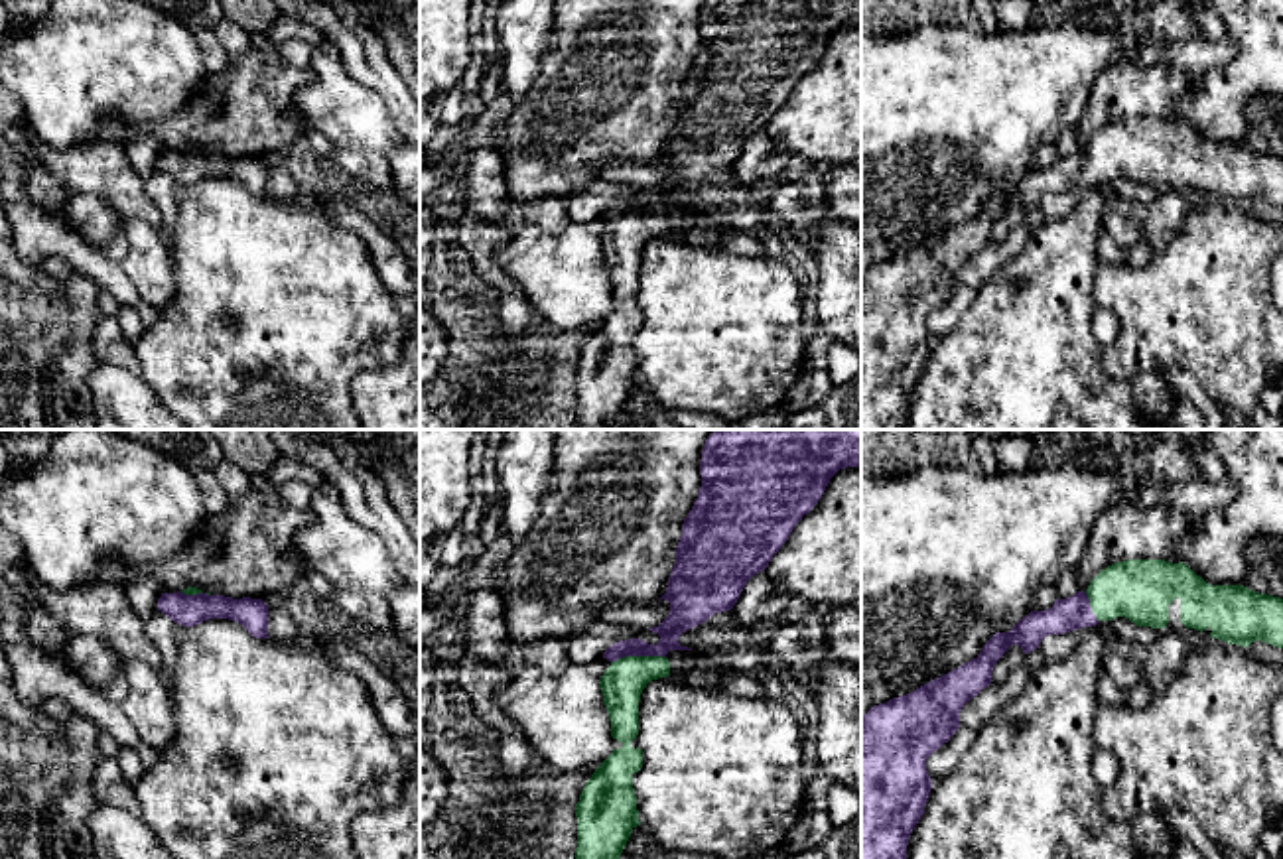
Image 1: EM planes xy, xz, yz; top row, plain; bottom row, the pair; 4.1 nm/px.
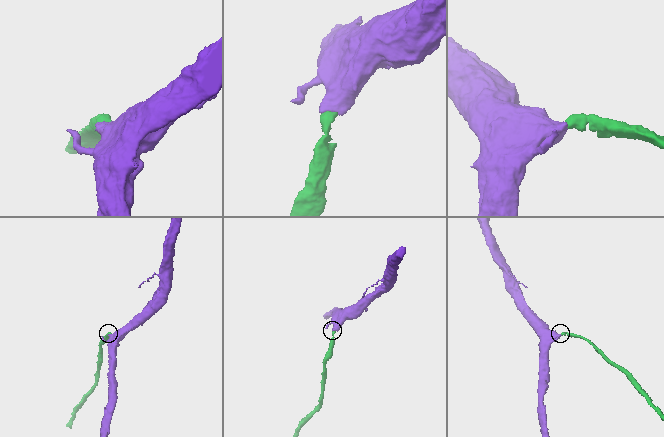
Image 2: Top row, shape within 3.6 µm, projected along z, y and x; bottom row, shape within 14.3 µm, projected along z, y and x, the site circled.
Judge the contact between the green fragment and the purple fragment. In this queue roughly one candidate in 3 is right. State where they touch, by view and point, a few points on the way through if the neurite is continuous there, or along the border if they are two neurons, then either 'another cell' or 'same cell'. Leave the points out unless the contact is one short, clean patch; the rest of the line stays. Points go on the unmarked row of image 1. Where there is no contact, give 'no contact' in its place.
meets green in xz at (637, 215); runs through xz (621, 243), (637, 215), (651, 215), (682, 174); same cell

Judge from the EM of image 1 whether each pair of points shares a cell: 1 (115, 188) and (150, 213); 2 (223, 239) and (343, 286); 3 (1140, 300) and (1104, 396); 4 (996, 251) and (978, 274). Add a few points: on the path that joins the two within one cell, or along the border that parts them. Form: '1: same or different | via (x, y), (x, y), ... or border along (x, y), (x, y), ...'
1: same | via (123, 192), (142, 207)
2: same | via (253, 268), (270, 286), (314, 286)
3: different | border along (1102, 347), (1102, 365), (1114, 377), (1130, 381)
4: same | via (994, 257), (982, 268)

